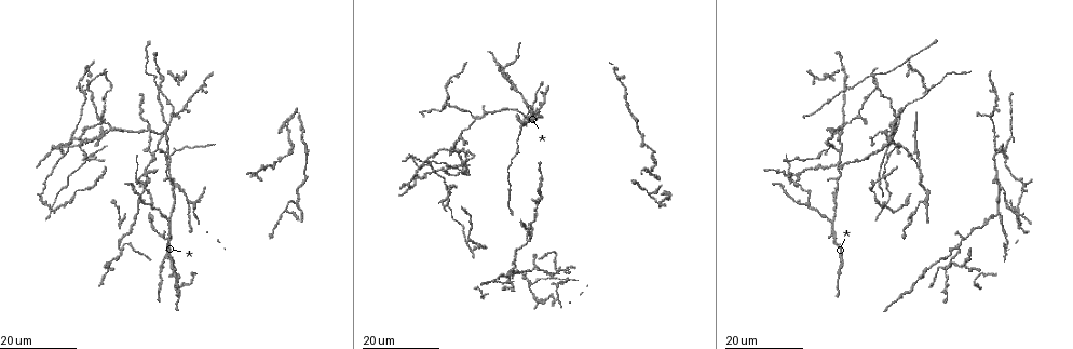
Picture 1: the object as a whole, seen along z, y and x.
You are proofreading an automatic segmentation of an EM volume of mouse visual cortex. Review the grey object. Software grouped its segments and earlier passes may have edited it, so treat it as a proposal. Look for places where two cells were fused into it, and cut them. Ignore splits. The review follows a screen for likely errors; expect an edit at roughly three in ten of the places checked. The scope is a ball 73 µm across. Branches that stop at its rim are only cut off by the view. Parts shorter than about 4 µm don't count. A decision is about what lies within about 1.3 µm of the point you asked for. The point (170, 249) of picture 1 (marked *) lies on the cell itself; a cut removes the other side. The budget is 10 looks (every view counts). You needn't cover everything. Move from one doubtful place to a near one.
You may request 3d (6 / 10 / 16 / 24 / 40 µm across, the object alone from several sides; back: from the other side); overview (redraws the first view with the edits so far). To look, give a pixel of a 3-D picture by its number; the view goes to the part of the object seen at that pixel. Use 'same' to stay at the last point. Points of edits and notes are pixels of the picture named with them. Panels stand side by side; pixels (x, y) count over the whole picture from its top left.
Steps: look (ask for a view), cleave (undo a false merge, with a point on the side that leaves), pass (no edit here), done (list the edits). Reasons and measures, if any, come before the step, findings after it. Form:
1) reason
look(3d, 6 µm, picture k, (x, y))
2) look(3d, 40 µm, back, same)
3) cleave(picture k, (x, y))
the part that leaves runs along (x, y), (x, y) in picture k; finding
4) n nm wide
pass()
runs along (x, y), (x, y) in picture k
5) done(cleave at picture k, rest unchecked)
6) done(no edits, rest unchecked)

four arms meet
look(3d, 16 µm, picture 1, (839, 132))

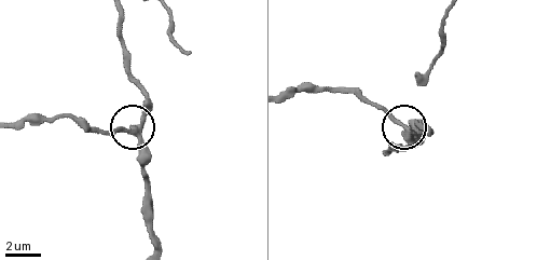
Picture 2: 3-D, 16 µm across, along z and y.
look(3d, 10 µm, picture 2, (406, 130))

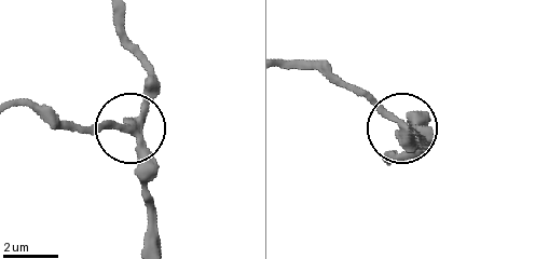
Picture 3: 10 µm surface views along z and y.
look(3d, 10 µm, back, picture 3, (129, 127))

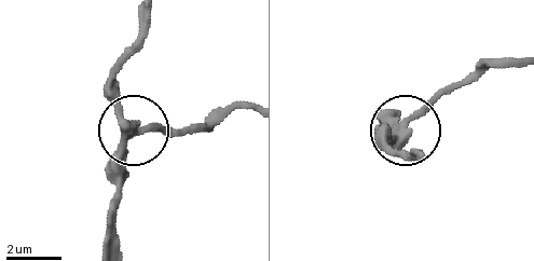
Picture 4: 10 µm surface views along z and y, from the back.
330 nm wide
pass()
runs along (106, 247), (128, 128), (120, 108), (120, 68) in picture 4; one cell here

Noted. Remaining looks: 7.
four arms meet
look(3d, 24 µm, picture 1, (790, 179))

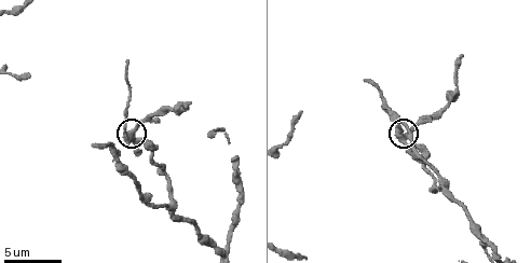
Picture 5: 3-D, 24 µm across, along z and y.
look(3d, 10 µm, picture 5, (128, 131))

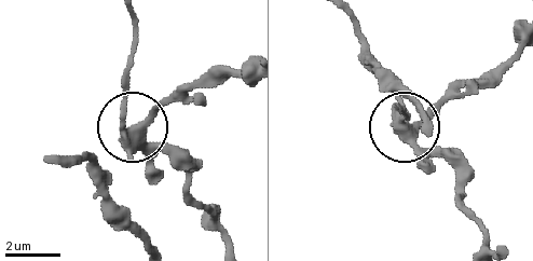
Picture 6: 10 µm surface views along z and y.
other side
look(3d, 10 µm, back, picture 6, (133, 131))

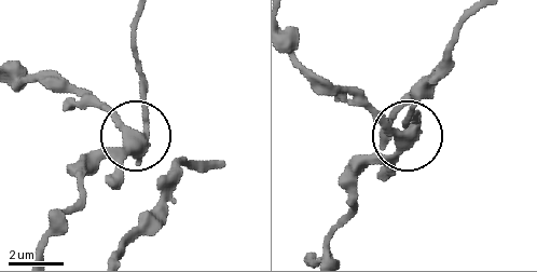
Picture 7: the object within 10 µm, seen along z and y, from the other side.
4 arms
pass()
runs along (38, 250), (79, 174), (137, 132), (141, 65) in picture 7; continuous, no second cell

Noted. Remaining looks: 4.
branch point
look(3d, 16 µm, picture 1, (520, 126))

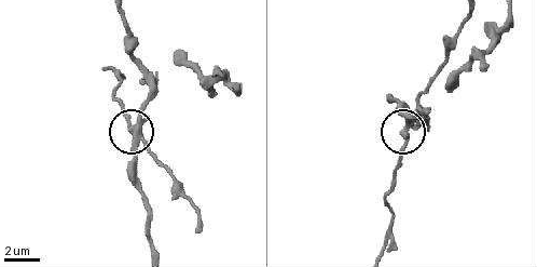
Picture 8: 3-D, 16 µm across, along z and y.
closer look
look(3d, 6 µm, picture 8, (408, 124))

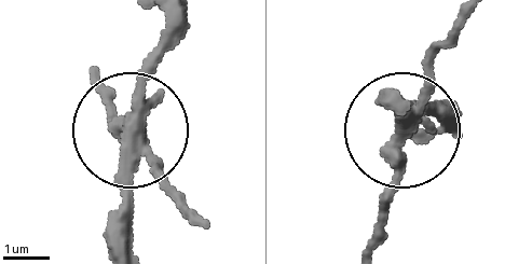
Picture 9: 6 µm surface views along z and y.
3 arms
cleave(picture 9, (154, 170))
the part that leaves runs along (140, 139), (101, 93) in picture 9; a second cell is stuck on

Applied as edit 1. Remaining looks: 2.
done(cleave at picture 9, rest unchecked)

